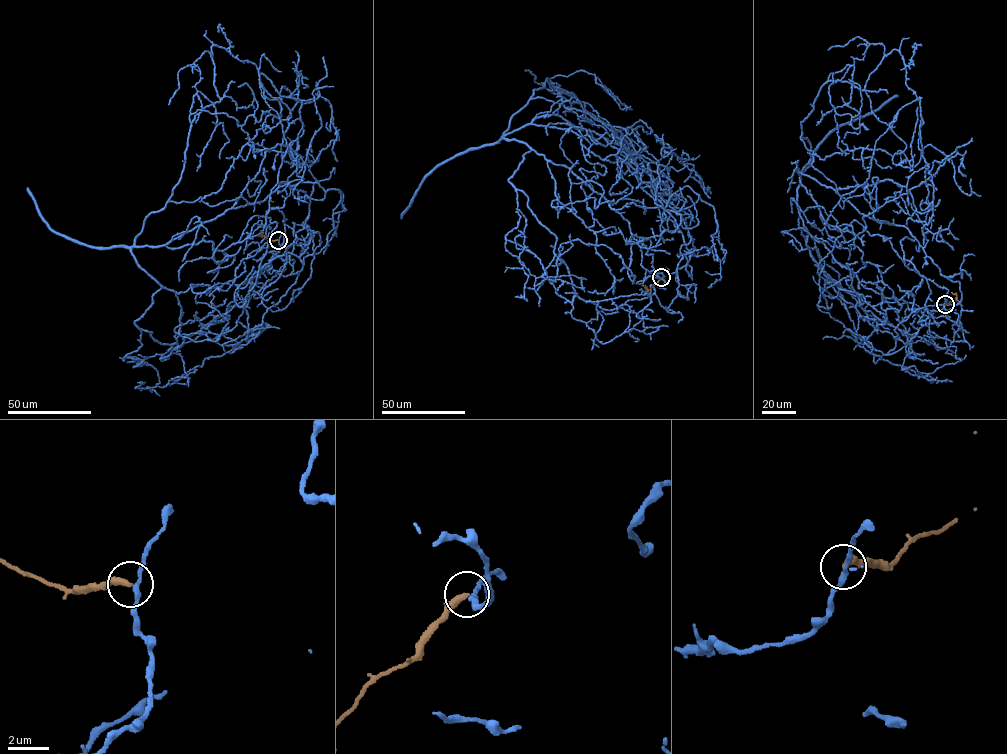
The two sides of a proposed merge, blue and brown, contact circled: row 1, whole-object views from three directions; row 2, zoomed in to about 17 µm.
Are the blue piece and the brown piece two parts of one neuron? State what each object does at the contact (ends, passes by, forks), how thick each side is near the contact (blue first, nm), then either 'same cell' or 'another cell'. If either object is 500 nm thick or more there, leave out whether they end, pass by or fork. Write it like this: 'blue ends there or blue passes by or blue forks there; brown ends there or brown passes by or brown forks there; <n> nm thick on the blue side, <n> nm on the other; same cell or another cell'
blue passes by; brown ends there; 240 nm thick on the blue side, 300 nm on the other; another cell

